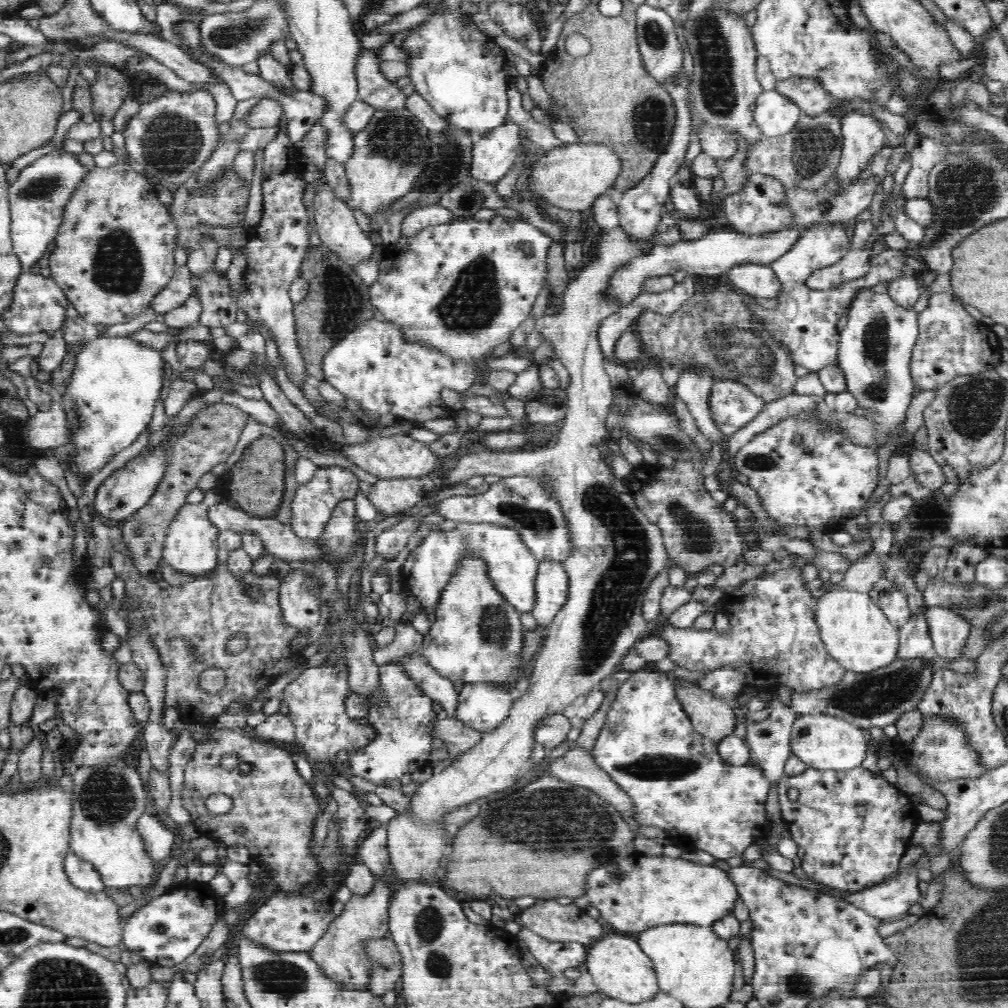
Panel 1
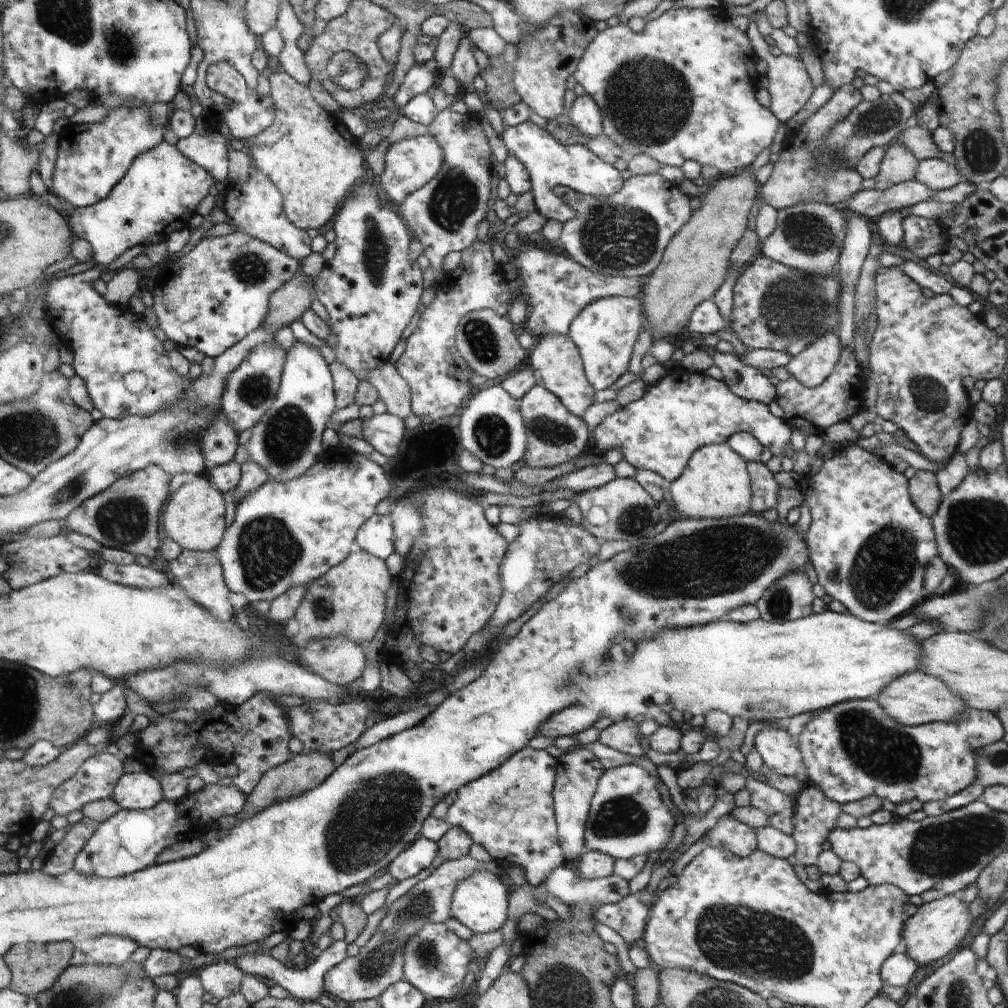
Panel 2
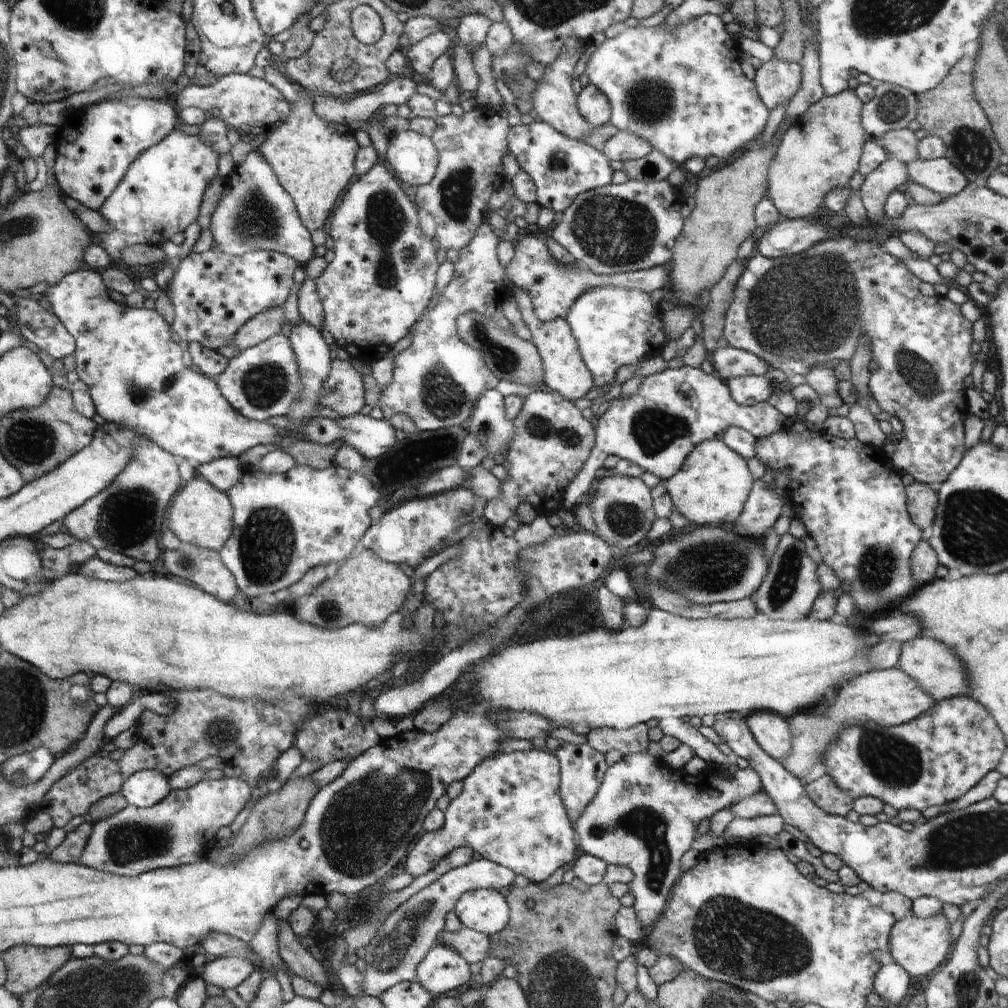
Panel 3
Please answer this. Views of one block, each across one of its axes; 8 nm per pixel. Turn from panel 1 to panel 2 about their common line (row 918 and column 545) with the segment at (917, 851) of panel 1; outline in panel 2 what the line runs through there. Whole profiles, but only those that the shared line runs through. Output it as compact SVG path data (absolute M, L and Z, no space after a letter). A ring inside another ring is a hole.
M573 866L554 868L542 885L546 893L553 894L567 906L590 904L597 908L604 904L615 904L630 895L629 882L615 873L603 878L582 878Z

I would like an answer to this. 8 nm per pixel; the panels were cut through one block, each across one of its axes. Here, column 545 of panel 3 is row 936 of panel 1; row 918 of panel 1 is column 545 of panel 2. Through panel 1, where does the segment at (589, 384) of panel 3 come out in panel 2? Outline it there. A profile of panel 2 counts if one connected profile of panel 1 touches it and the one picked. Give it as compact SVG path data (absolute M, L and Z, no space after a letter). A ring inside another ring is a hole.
M568 335L542 336L530 350L529 359L529 367L533 371L536 385L554 393L554 396L565 404L565 408L570 413L574 413L574 416L580 418L580 416L586 416L586 412L590 412L590 408L594 408L596 390L586 377L584 358L581 357L580 350Z

